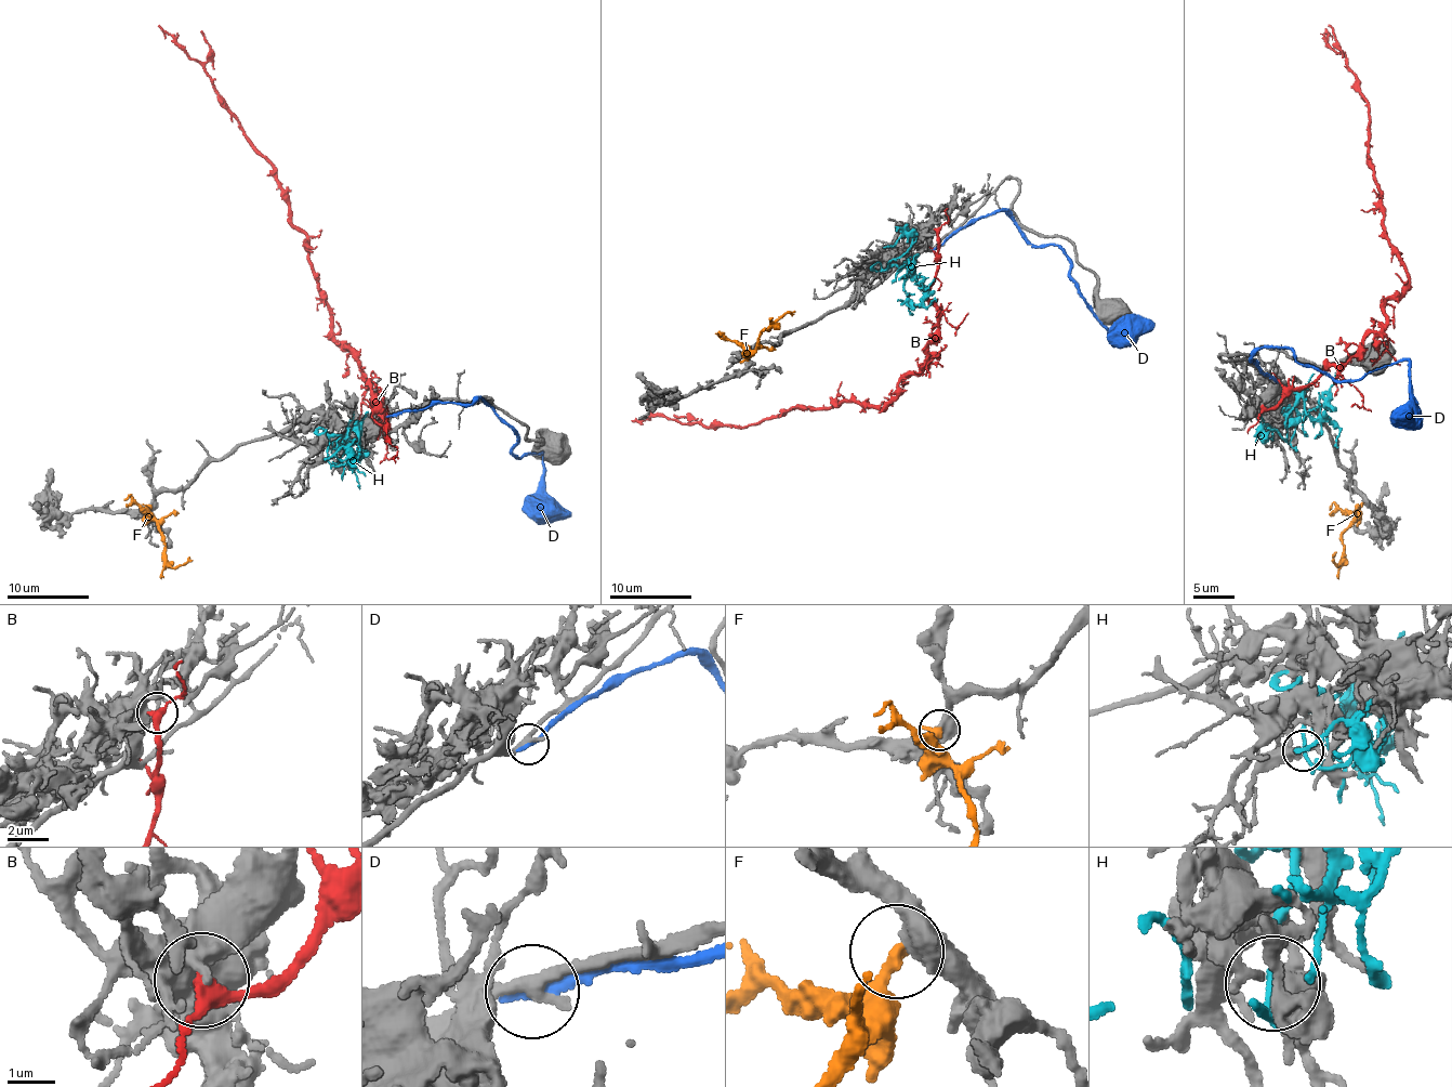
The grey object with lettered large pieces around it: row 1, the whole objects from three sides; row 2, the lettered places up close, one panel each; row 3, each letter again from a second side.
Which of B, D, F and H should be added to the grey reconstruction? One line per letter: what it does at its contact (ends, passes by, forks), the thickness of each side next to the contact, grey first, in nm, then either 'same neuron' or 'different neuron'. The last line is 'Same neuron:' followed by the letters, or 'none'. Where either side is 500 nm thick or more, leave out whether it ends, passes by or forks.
B: it passes by; calibres 360 and 320 nm; different neuron
D: it ends; calibres 280 and 280 nm; different neuron
F: calibres 550 and 320 nm; same neuron
H: it forks; calibres 400 and 130 nm; different neuron
Same neuron: F

